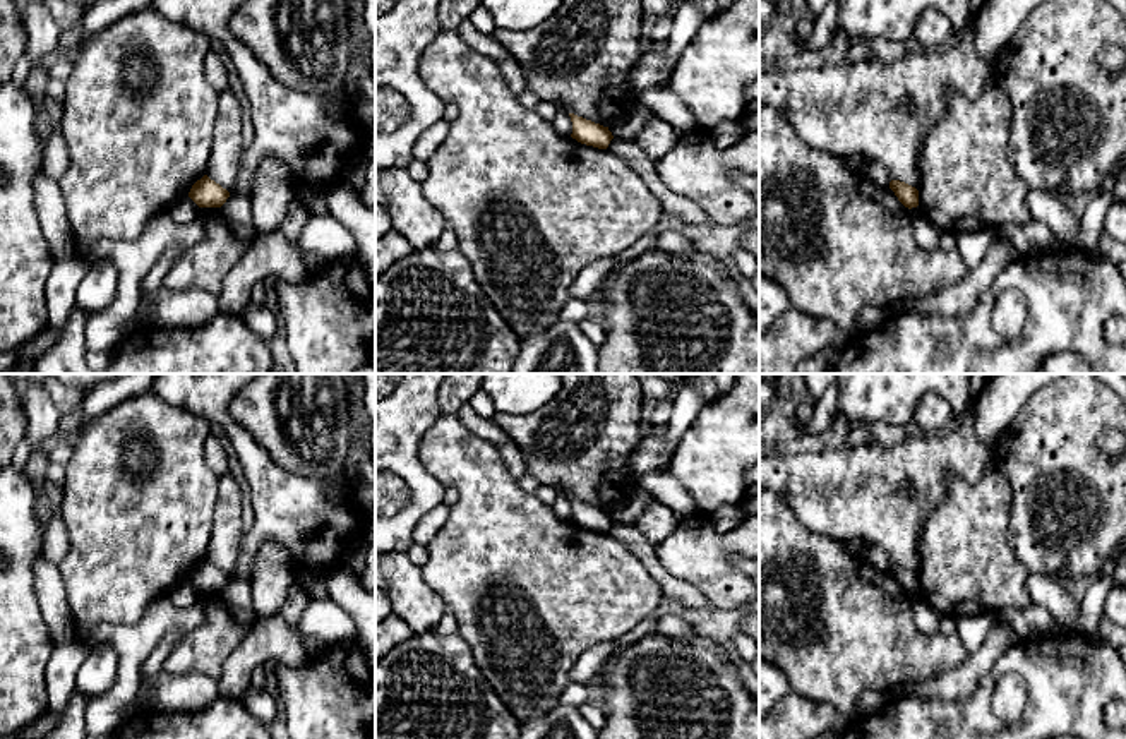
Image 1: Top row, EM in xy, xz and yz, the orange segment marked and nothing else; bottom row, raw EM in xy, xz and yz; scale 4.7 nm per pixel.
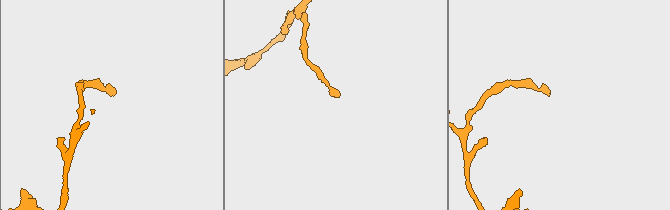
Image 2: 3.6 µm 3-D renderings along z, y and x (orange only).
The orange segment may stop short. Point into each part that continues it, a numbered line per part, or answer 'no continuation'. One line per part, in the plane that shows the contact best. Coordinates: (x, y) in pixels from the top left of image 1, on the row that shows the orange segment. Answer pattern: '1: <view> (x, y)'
no continuation

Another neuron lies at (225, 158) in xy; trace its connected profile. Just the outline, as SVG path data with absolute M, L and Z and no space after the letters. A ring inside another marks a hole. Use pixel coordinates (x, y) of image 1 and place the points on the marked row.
M211 50L204 58L206 79L218 94L219 110L213 129L213 149L206 175L231 190L237 183L238 166L242 163L243 134L242 108L228 84L228 70L218 51Z

